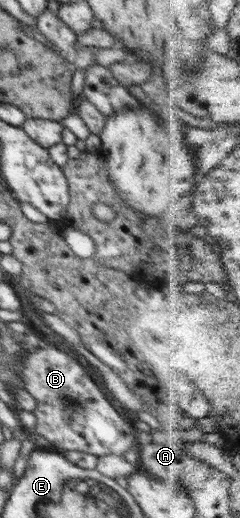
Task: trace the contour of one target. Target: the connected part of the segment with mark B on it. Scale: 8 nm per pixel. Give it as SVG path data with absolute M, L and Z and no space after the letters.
M54 346L27 349L21 359L21 379L37 401L34 431L59 449L84 451L97 457L125 455L137 449L146 435L145 430L125 422L77 360Z

